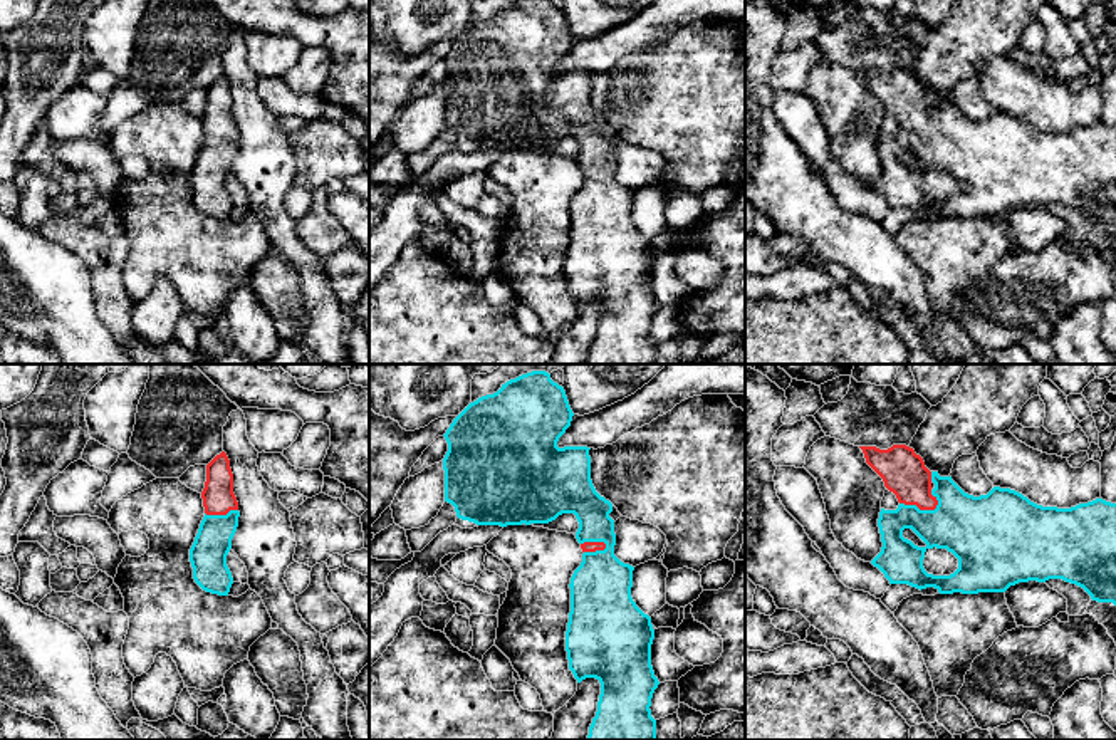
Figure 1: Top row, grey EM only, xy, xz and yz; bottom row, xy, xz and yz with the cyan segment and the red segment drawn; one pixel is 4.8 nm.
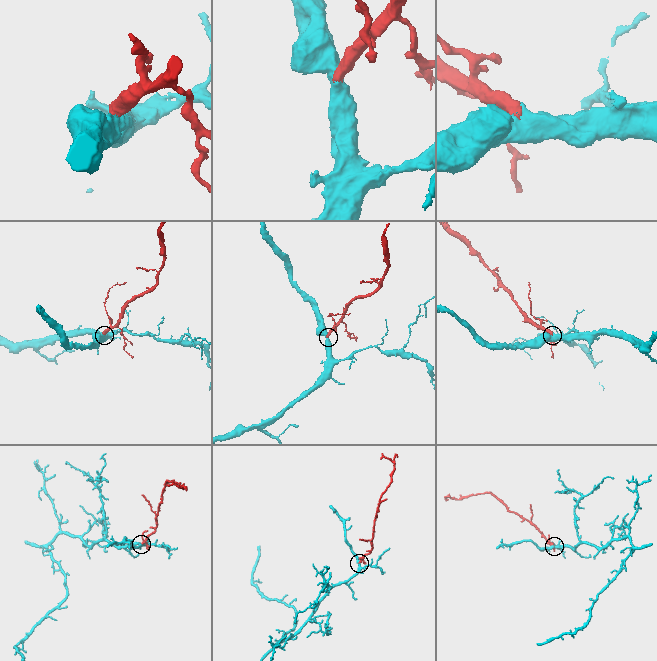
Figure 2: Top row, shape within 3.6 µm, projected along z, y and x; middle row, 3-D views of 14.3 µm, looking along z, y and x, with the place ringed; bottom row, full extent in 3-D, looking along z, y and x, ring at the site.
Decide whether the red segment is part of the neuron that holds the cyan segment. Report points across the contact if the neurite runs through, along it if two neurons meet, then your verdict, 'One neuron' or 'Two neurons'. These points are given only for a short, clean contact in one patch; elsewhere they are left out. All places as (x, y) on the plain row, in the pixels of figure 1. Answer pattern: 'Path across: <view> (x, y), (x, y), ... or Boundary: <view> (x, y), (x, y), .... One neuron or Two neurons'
Path across: yz (967, 150), (918, 133), (912, 106), (903, 96). One neuron

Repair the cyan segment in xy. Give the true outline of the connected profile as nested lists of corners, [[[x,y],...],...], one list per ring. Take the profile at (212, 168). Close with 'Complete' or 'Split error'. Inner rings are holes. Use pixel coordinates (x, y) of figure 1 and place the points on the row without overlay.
[[[225,76],[206,89],[201,122],[205,141],[190,173],[193,203],[206,216],[228,220],[233,201],[227,190],[227,180],[232,173],[240,136],[233,117],[233,97]]]. Split error

